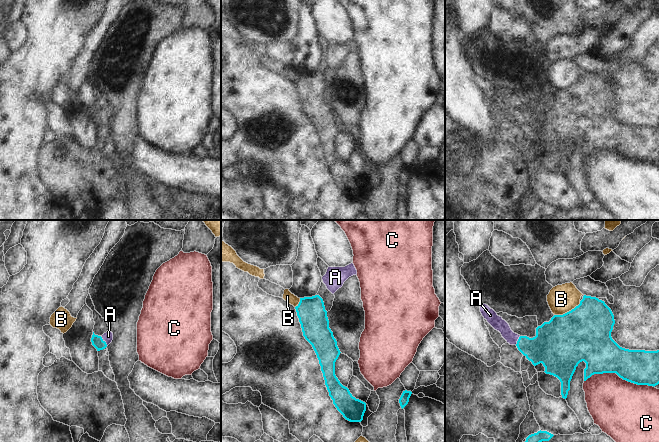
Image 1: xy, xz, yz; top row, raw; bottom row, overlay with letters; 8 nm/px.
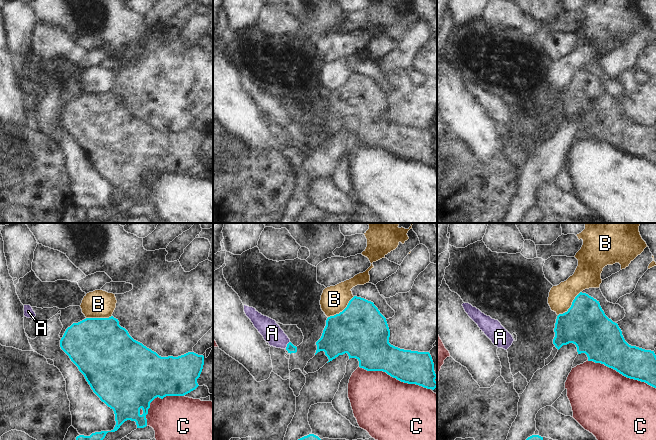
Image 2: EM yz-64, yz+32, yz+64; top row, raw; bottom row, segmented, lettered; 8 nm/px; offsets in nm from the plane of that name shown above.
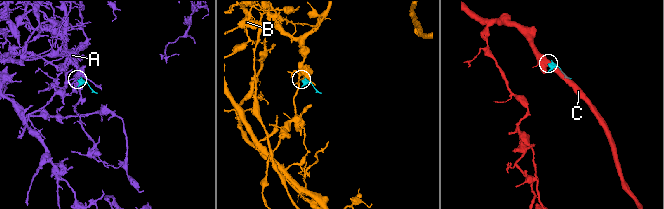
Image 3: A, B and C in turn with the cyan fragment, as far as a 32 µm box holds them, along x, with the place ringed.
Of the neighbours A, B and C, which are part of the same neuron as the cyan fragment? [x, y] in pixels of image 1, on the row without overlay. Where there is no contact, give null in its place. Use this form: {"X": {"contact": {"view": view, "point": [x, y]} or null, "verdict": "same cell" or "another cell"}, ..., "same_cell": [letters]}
{"A": {"contact": {"view": "xy", "point": [104, 117]}, "verdict": "same cell"}, "B": {"contact": {"view": "yz", "point": [567, 88]}, "verdict": "another cell"}, "C": {"contact": {"view": "yz", "point": [619, 152]}, "verdict": "another cell"}, "same_cell": ["A"]}

